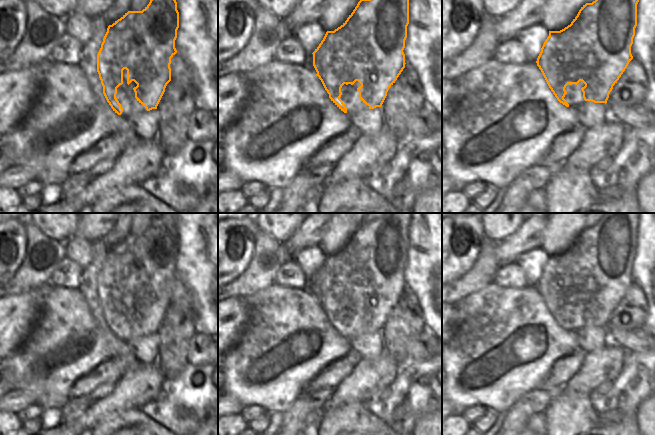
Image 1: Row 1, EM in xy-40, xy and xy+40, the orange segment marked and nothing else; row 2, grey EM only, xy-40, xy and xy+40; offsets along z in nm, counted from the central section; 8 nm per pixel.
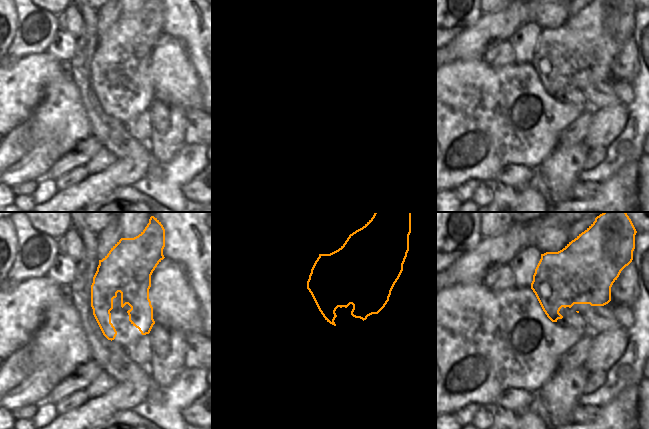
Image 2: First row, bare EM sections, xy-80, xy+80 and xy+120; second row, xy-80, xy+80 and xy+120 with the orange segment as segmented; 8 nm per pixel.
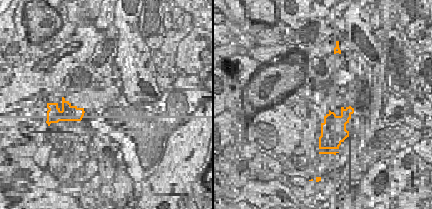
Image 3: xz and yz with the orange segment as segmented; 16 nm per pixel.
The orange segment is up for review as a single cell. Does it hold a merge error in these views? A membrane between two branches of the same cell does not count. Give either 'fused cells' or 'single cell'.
single cell

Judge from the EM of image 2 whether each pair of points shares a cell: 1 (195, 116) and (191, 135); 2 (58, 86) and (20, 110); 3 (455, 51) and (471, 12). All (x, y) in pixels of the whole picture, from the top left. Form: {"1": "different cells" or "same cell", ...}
{"1": "same cell", "2": "different cells", "3": "different cells"}

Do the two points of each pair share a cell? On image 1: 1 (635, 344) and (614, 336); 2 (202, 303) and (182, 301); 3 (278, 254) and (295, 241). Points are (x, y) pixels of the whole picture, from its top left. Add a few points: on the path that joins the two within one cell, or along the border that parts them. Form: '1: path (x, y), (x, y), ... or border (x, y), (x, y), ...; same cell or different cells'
1: path (630, 341), (619, 337); same cell
2: border (182, 281), (192, 296), (193, 312); different cells
3: border (284, 243), (290, 255); different cells

